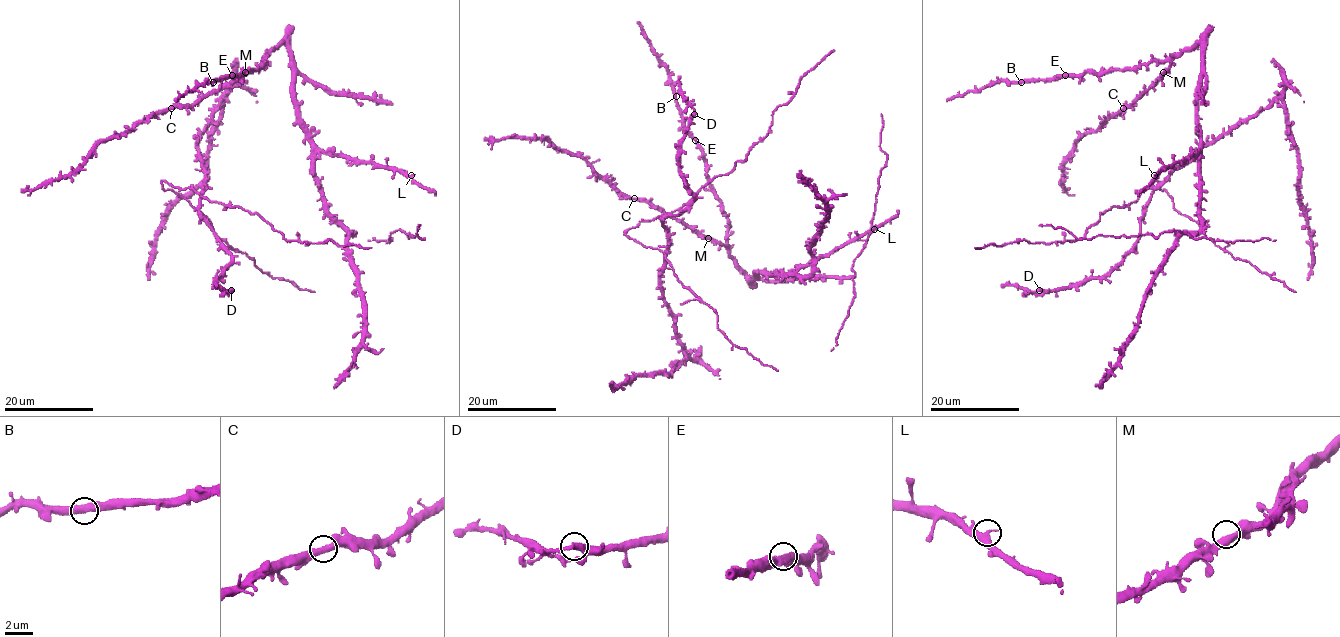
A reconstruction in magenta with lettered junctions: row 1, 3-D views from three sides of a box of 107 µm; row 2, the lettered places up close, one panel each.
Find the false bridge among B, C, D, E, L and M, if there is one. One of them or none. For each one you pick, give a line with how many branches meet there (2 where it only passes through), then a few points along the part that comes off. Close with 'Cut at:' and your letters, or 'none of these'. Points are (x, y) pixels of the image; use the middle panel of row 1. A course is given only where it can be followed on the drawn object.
D: 2 | (695, 115), (680, 88), (680, 76)
Cut at: D

